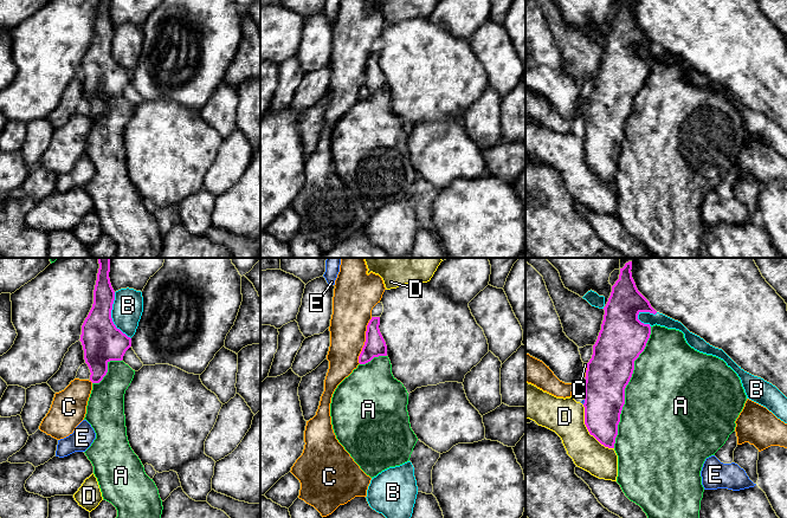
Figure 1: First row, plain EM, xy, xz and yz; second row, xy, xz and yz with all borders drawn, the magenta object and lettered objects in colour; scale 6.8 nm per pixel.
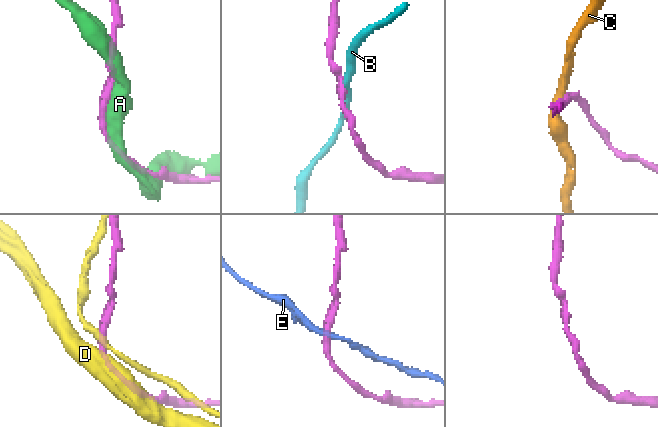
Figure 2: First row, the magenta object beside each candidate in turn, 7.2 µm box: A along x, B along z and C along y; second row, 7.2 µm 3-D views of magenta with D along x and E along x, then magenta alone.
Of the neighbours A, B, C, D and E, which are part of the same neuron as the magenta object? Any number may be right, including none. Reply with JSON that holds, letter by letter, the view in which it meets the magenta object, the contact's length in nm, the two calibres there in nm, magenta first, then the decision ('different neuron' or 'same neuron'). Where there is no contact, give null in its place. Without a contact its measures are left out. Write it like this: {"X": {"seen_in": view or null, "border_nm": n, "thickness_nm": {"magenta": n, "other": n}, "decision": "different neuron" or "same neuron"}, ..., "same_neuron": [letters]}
{"A": {"seen_in": "yz", "border_nm": 850, "thickness_nm": {"magenta": 300, "other": 480}, "decision": "same neuron"}, "B": {"seen_in": "xy", "border_nm": 340, "thickness_nm": {"magenta": 280, "other": 200}, "decision": "different neuron"}, "C": {"seen_in": "xz", "border_nm": 340, "thickness_nm": {"magenta": 140, "other": 280}, "decision": "different neuron"}, "D": {"seen_in": "yz", "border_nm": 360, "thickness_nm": {"magenta": 280, "other": 260}, "decision": "different neuron"}, "E": {"seen_in": "yz", "border_nm": 40, "thickness_nm": {"magenta": 300, "other": 20}, "decision": "different neuron"}, "same_neuron": ["A"]}

